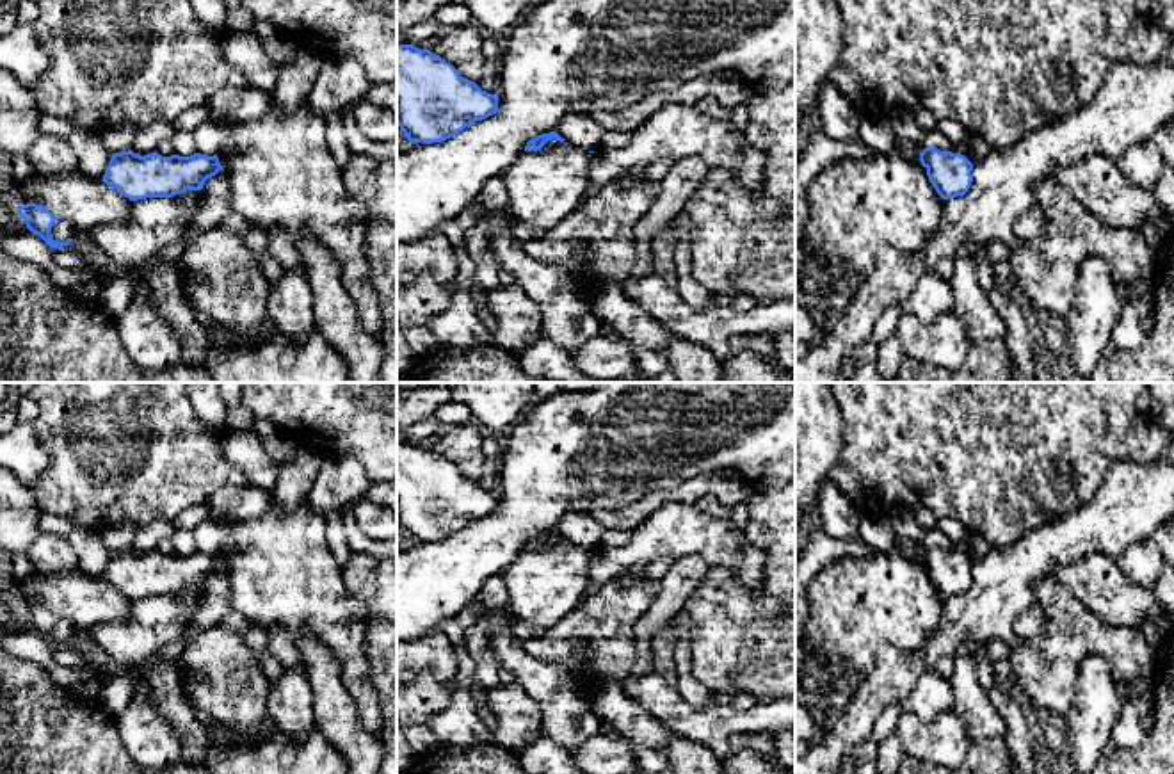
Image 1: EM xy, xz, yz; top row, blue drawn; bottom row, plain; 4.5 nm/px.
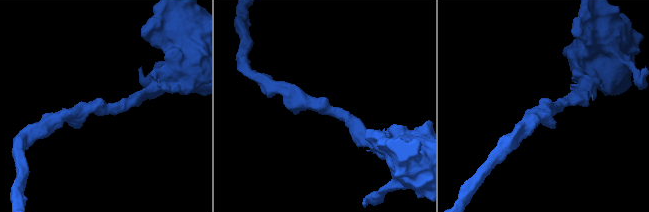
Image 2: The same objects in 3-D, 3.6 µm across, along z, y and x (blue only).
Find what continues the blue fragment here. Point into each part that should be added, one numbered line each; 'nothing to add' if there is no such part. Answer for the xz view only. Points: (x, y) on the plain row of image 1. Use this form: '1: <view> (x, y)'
nothing to add

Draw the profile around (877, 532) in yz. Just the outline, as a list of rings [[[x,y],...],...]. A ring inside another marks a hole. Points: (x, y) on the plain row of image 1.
[[[859,516],[859,537],[870,544],[877,553],[891,555],[897,548],[897,532],[889,521],[889,516]]]

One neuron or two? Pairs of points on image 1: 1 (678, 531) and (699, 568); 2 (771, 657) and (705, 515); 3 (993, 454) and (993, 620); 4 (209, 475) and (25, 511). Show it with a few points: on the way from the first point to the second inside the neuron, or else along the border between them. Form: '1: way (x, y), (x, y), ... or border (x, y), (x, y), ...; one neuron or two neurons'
1: border (675, 559), (699, 556), (712, 568); two neurons
2: border (742, 531), (763, 557), (763, 580), (756, 589); two neurons
3: border (1032, 529), (1011, 543), (991, 547); two neurons
4: border (29, 490), (43, 511); two neurons

